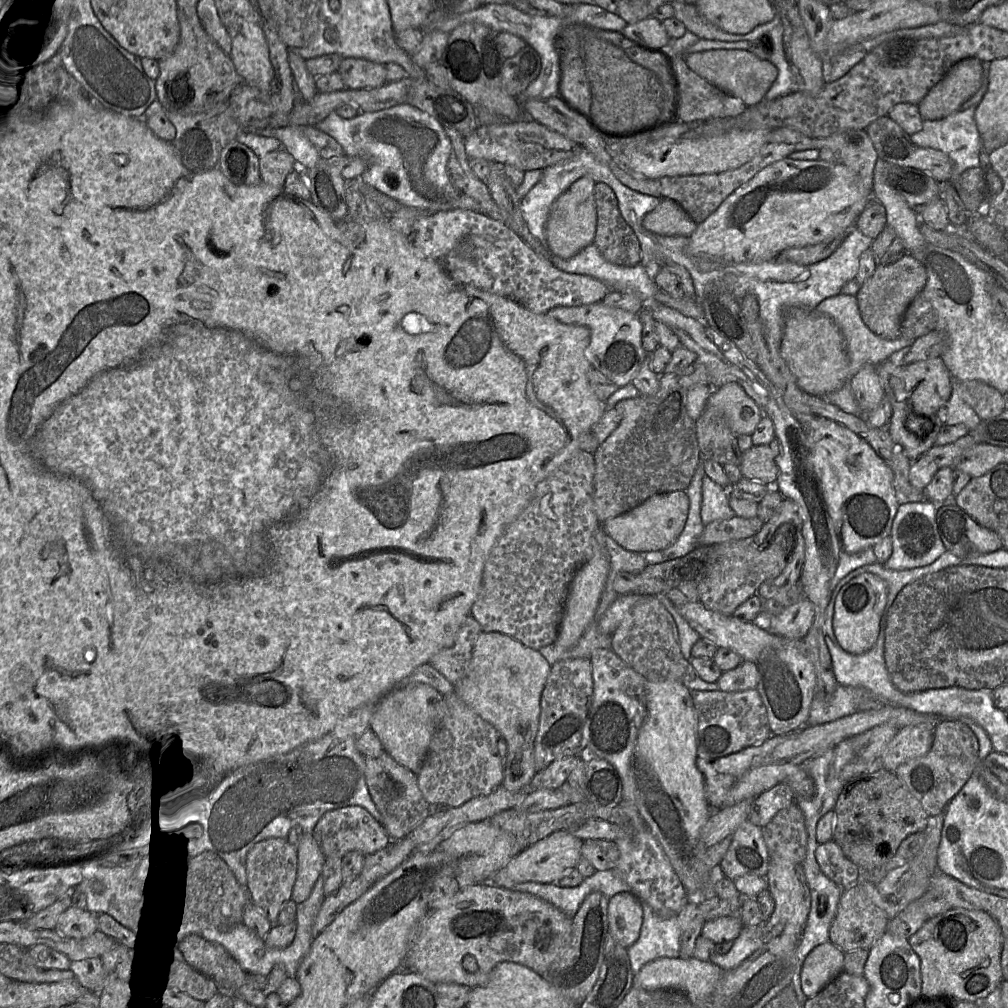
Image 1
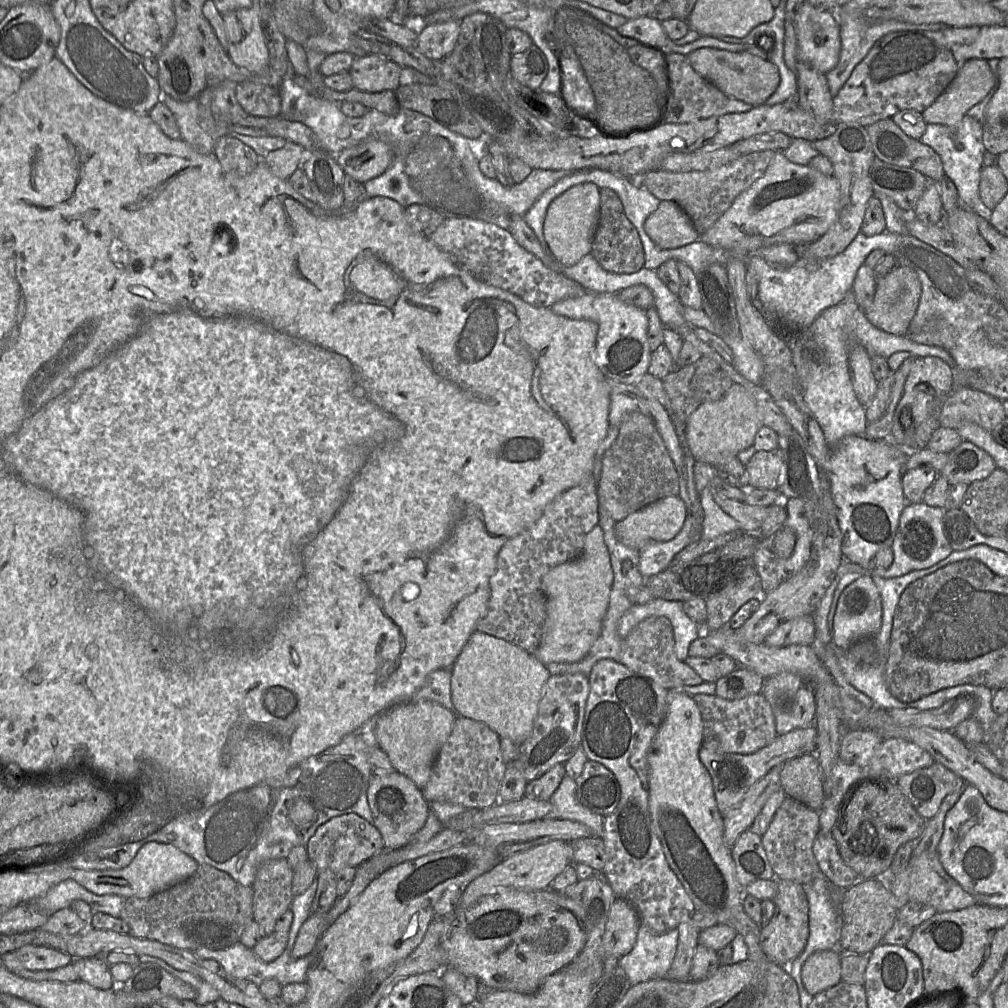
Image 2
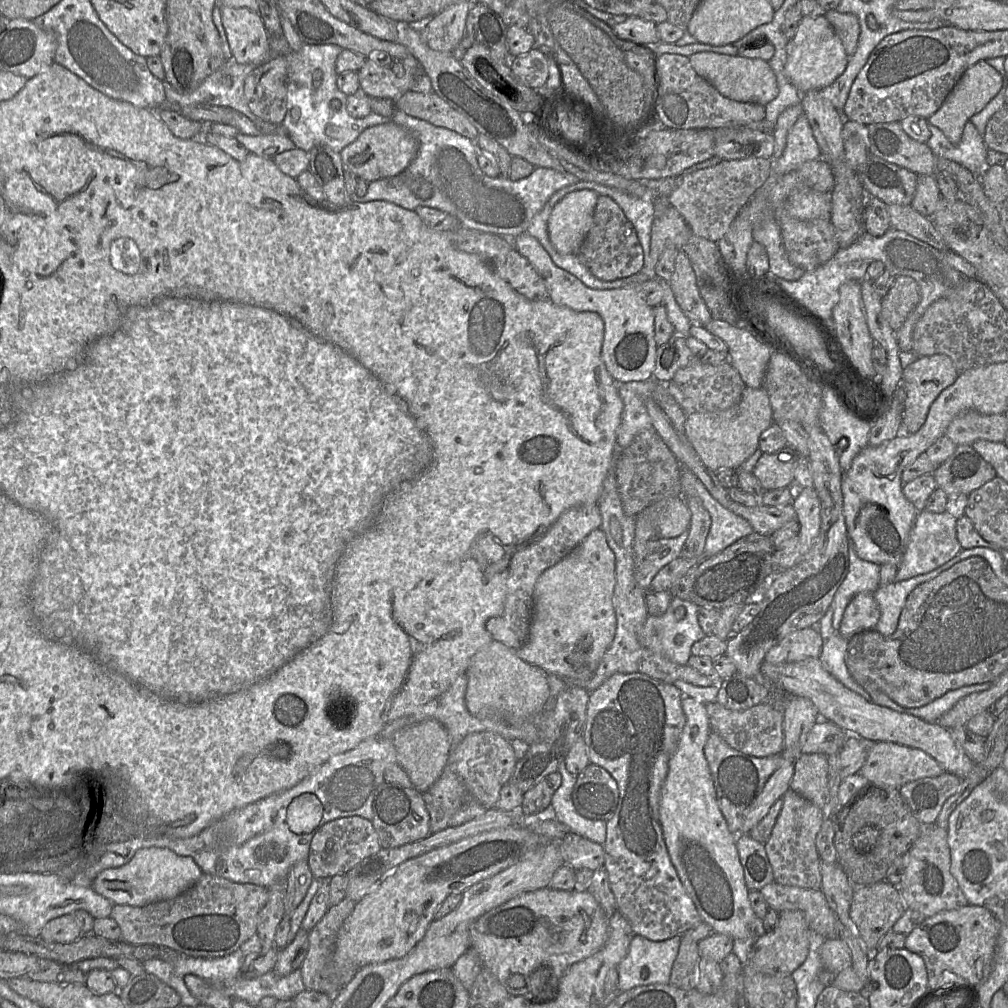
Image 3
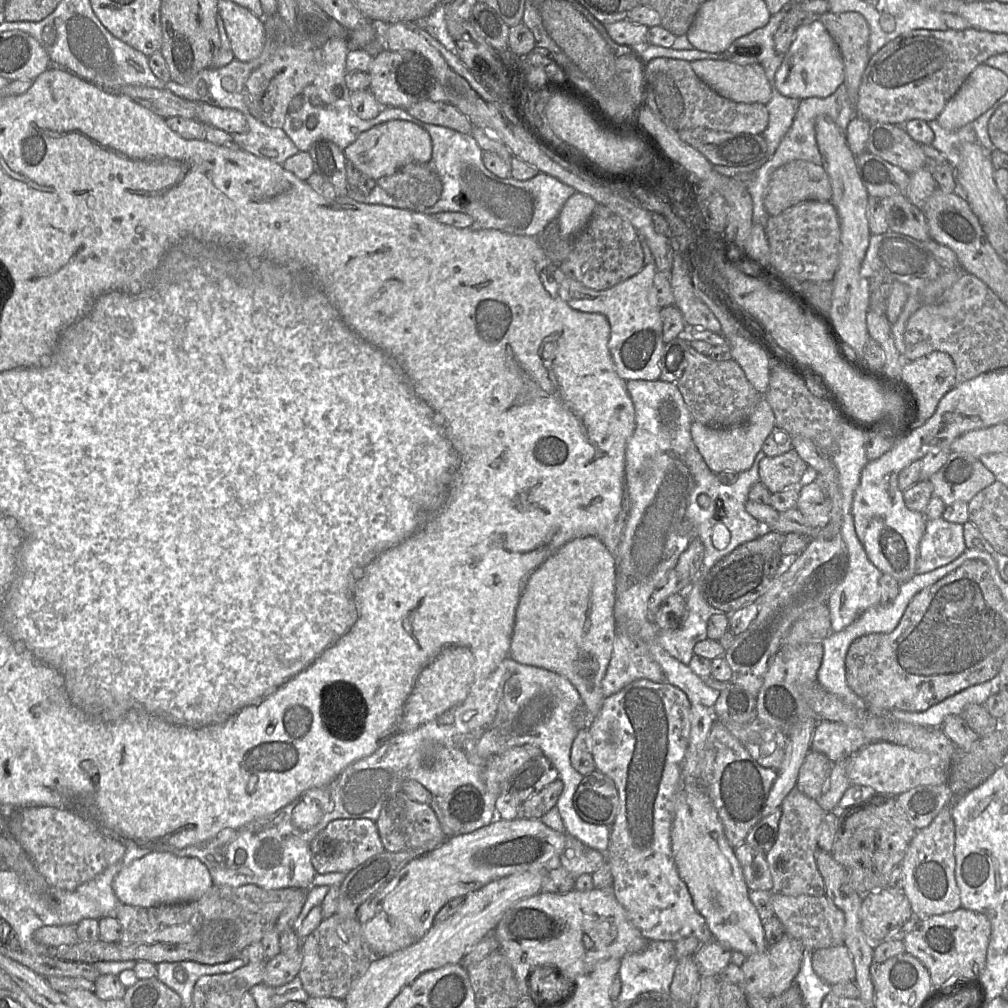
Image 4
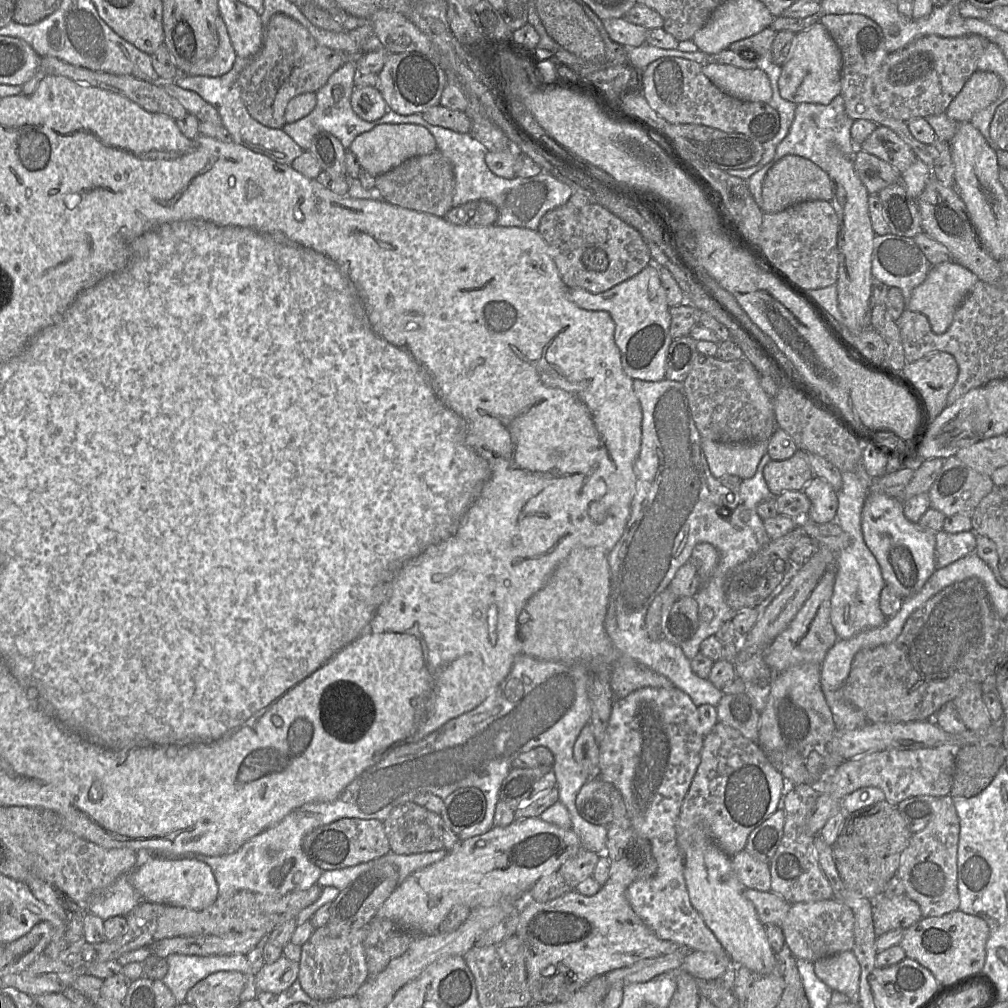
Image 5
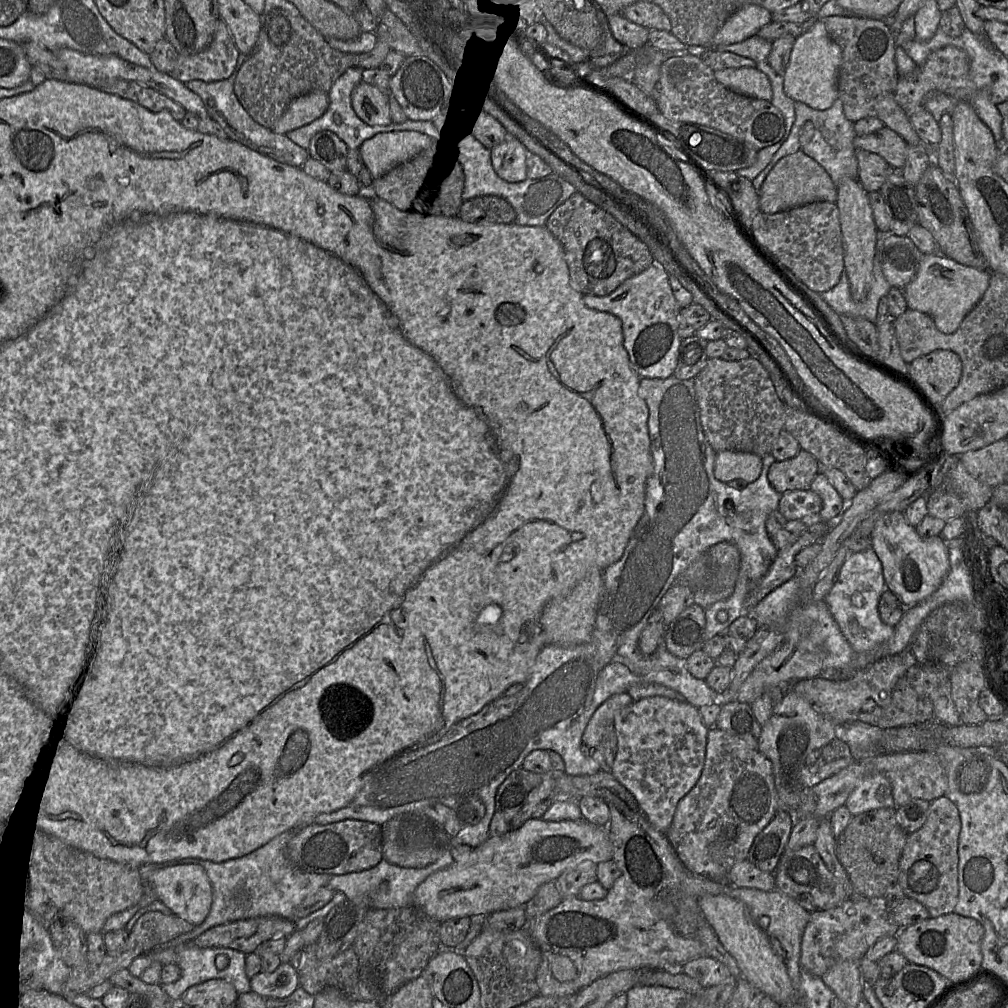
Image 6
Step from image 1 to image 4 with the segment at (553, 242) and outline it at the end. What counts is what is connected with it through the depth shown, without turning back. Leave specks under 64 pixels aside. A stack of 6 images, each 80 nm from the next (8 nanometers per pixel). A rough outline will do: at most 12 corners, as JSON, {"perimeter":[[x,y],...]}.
{"perimeter":[[575,192],[558,217],[562,237],[588,224],[597,203]]}

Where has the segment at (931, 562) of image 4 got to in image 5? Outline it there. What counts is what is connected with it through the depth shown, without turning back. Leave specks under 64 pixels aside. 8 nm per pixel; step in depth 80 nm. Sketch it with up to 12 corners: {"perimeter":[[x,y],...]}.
{"perimeter":[[935,533],[935,565],[975,553],[976,534]]}

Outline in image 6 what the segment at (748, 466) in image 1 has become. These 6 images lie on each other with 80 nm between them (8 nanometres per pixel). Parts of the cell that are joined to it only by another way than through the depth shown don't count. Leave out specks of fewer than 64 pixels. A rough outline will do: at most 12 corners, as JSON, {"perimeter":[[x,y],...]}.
{"perimeter":[[800,449],[768,471],[779,493],[808,490],[821,470]]}

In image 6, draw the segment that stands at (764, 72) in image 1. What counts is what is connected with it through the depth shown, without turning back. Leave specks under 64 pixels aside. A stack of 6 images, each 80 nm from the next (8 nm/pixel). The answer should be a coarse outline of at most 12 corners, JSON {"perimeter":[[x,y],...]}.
{"perimeter":[[756,67],[714,71],[727,89],[771,101],[768,77]]}

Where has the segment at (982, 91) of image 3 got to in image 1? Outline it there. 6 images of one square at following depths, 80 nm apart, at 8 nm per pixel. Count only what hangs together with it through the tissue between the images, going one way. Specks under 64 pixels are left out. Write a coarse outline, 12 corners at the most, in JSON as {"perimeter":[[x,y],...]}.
{"perimeter":[[977,58],[955,63],[918,104],[923,120],[957,111],[982,84]]}

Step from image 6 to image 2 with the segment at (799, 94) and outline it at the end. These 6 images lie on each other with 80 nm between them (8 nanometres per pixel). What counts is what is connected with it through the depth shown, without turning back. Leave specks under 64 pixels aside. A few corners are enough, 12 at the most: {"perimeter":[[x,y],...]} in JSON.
{"perimeter":[[804,1],[794,23],[798,59],[826,74],[839,61],[833,14]]}

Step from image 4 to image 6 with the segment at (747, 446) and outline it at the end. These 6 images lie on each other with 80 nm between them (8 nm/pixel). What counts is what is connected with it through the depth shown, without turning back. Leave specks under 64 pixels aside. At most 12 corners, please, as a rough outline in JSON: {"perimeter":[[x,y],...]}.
{"perimeter":[[725,450],[716,453],[714,475],[725,483],[752,483],[762,457]]}

